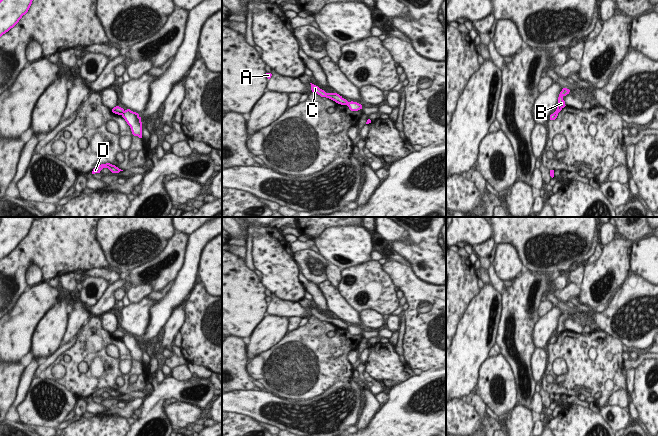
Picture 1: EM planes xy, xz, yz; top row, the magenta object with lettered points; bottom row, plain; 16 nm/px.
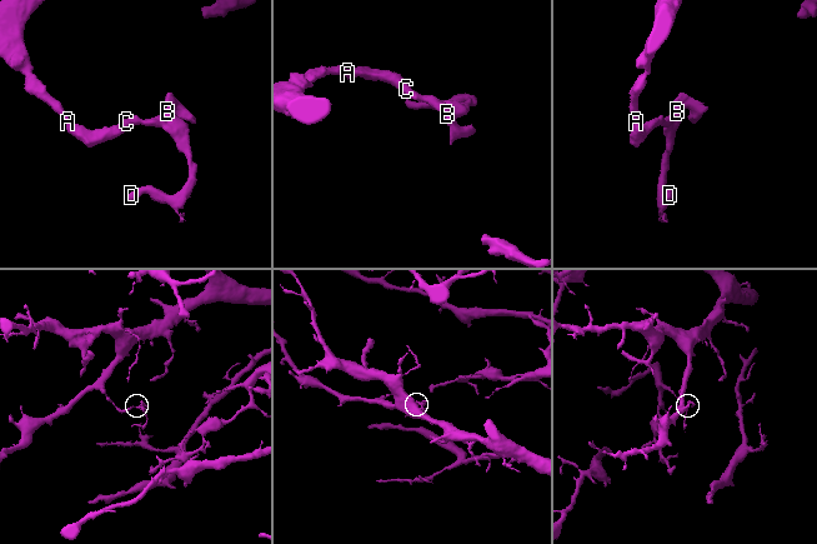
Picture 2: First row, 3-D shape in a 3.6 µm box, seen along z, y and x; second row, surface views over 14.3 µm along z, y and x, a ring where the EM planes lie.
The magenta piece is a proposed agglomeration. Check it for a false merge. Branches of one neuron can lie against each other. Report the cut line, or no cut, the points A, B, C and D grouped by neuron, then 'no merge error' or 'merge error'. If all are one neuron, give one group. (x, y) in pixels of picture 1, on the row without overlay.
cut xy (124, 335), (120, 338); groups A C / B D; merge error

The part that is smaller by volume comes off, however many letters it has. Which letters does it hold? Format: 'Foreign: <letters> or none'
Foreign: B, D

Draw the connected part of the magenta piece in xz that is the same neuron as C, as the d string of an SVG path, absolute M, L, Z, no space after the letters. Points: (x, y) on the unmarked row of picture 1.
M310 307L310 308L311 308L312 316L317 317L321 321L329 322L338 328L347 329L348 325L346 323L344 323L342 320L340 320L339 318L337 318L337 317L326 317L324 314L320 313L318 310L316 310L312 307Z

